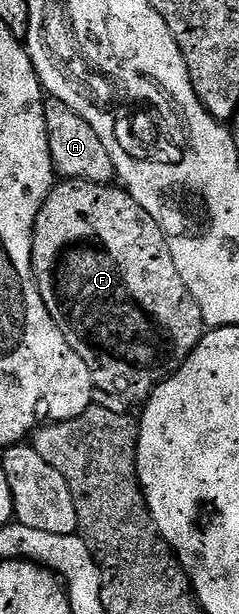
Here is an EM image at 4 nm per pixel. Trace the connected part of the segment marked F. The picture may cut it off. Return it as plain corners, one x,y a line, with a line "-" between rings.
86,179
58,182
49,192
33,221
33,280
47,305
47,313
59,325
67,345
83,357
93,374
98,392
140,404
149,398
162,379
173,374
199,345
207,330
203,313
195,305
195,297
179,277
169,252
163,229
155,225
155,217
117,185
92,183

